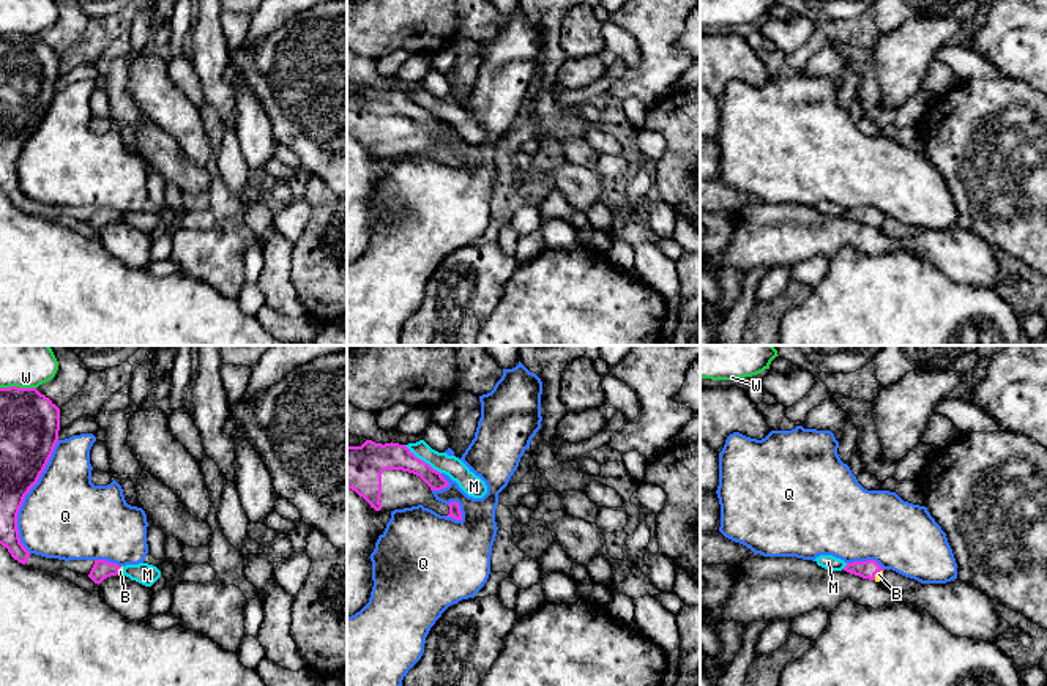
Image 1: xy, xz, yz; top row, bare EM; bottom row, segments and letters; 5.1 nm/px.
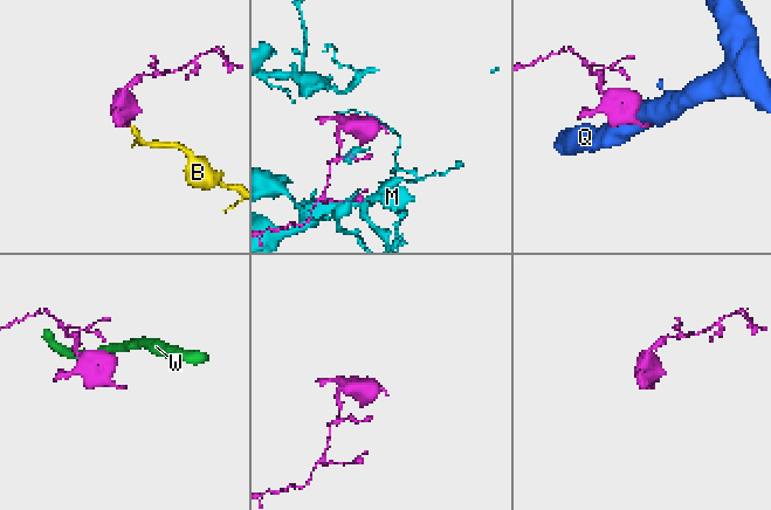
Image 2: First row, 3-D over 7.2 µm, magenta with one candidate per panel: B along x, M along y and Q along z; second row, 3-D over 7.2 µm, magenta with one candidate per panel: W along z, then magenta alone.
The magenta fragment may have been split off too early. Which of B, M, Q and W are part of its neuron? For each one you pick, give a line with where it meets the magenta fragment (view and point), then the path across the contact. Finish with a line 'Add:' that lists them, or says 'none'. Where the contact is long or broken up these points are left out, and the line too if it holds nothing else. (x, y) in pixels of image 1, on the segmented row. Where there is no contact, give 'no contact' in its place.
B: contact yz (875, 573); way yz (866, 570), (875, 573), (879, 574)
Add: B

